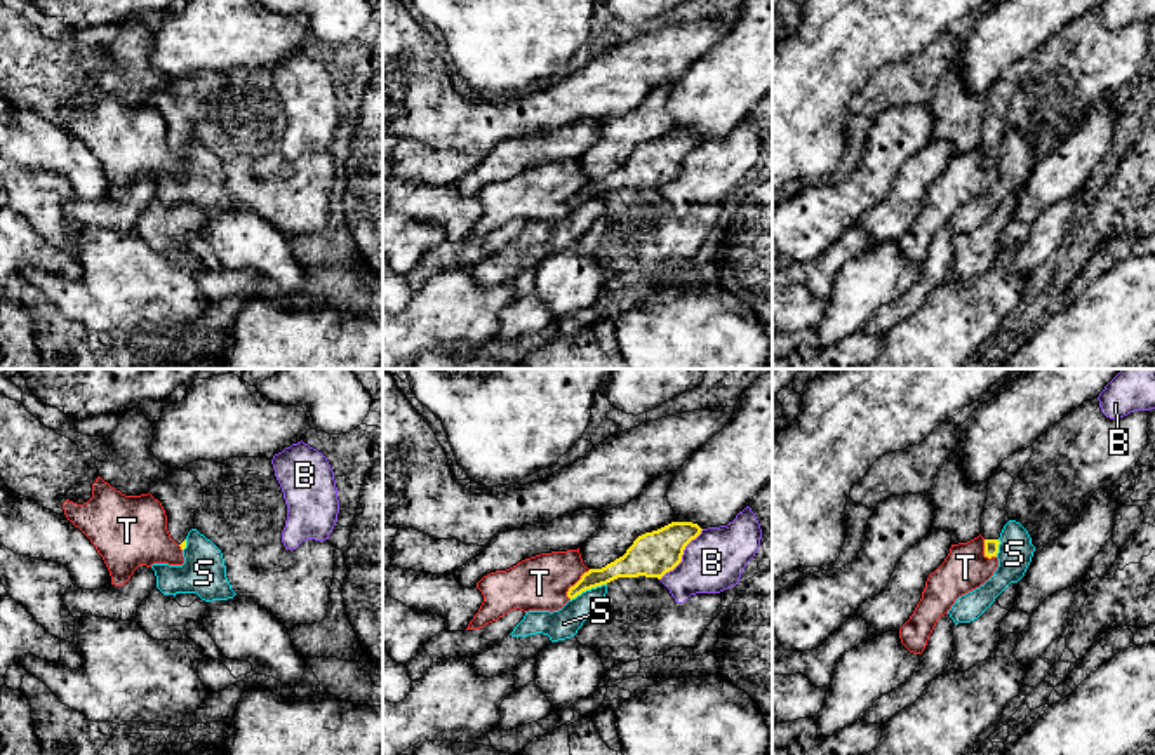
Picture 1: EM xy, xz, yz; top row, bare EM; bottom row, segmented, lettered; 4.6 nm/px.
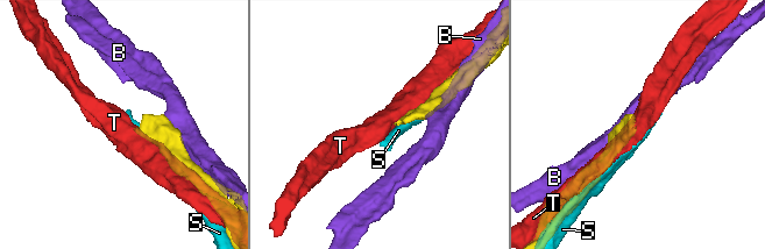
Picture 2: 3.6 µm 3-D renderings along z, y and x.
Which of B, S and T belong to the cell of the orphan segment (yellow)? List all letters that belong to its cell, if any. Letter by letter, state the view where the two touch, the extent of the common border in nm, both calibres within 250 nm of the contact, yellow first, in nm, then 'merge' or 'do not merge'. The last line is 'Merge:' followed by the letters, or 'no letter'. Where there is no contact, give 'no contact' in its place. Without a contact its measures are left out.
B: xz | 320 nm | 200/280 nm | do not merge
S: xz | 190 nm | 130/140 nm | do not merge
T: xz | 170 nm | 110/260 nm | do not merge
Merge: no letter

